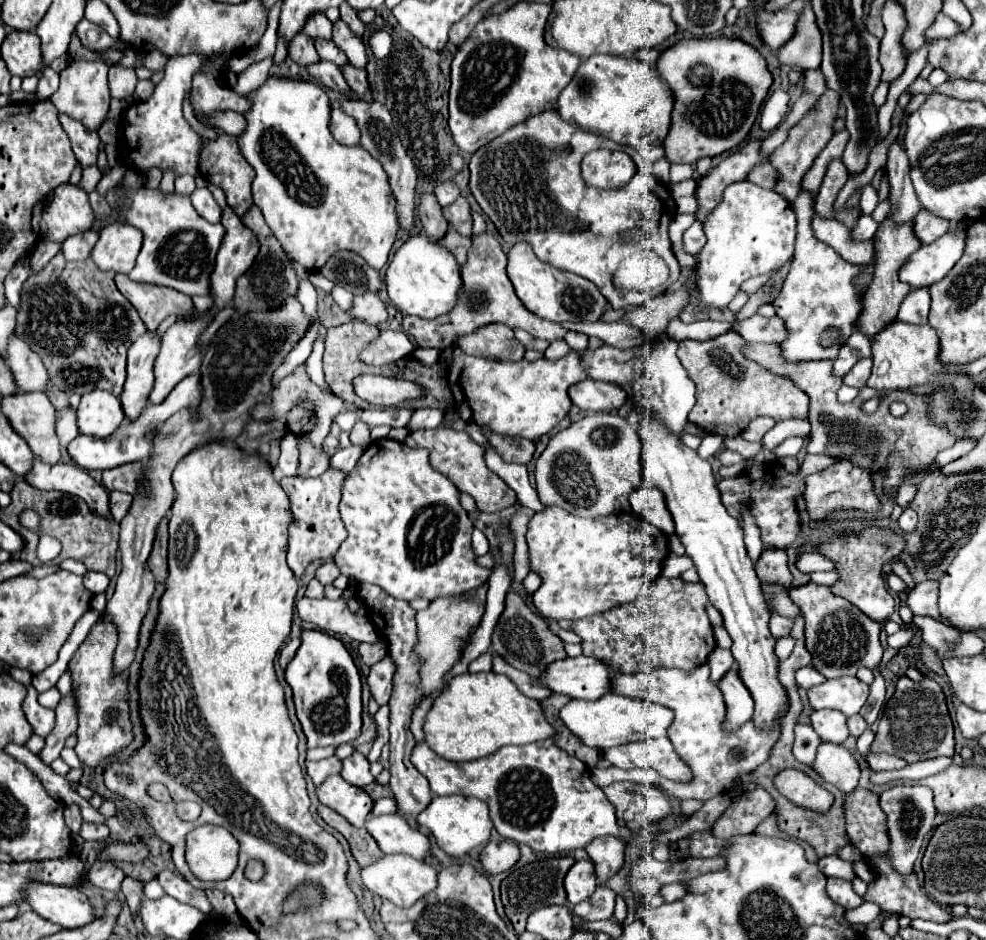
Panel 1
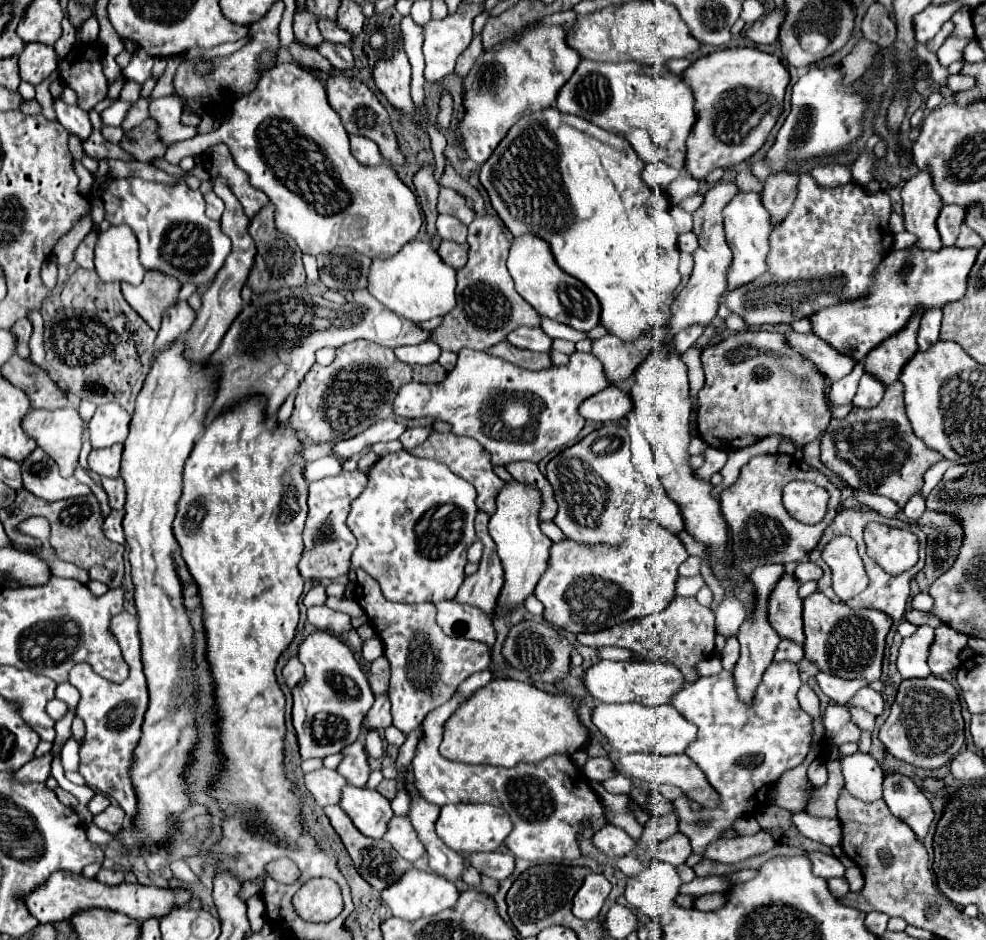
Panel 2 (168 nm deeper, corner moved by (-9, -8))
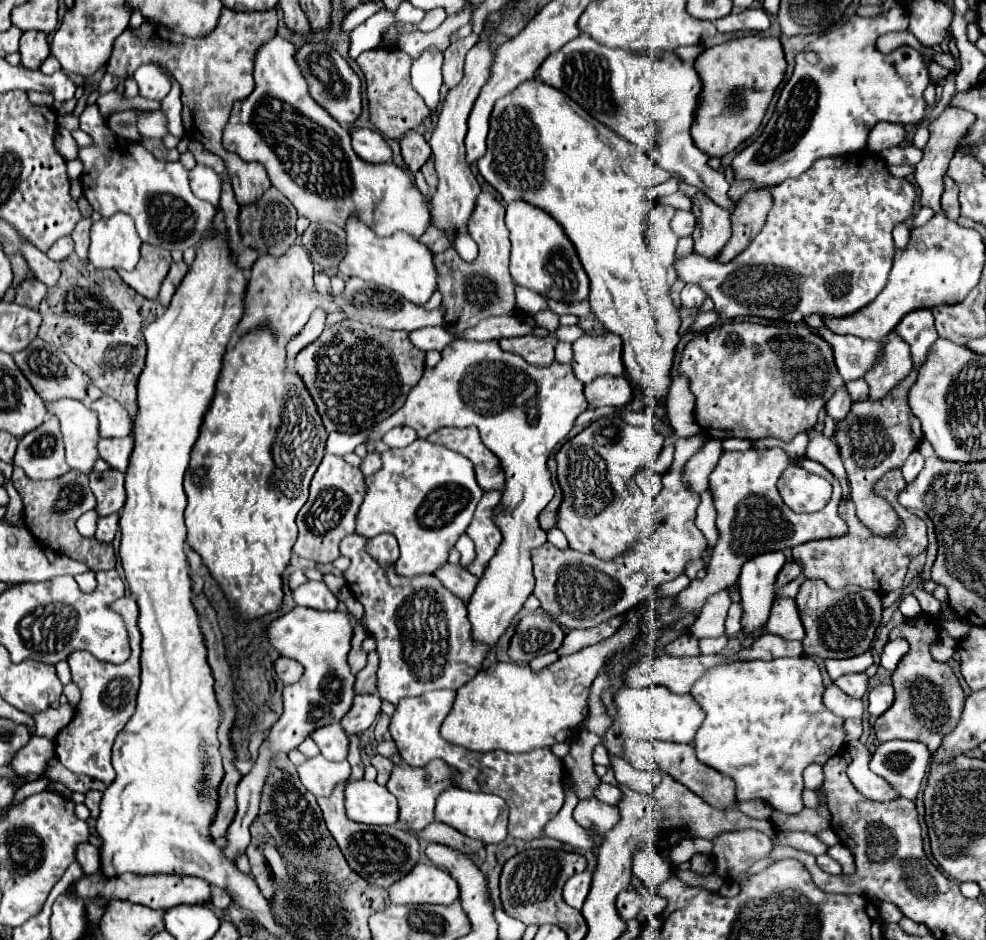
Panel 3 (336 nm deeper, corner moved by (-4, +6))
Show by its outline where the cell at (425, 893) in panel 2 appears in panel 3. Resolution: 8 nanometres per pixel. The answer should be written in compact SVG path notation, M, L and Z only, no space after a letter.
M418 863L406 877L394 883L388 893L390 901L396 905L450 905L458 899L458 883L450 877L448 871L434 865Z

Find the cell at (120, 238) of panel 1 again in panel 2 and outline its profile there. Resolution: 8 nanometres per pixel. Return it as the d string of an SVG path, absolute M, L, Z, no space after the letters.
M127 225L109 227L95 245L95 269L103 281L127 281L139 285L143 267L139 263L139 243Z

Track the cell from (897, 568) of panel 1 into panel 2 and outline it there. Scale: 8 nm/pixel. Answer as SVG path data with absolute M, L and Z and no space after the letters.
M917 593L911 601L911 609L917 609L917 611L929 611L931 605L933 605L933 599L929 593Z

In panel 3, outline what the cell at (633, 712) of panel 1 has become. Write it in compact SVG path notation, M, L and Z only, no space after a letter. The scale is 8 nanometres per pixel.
M652 685L646 689L624 687L616 693L614 703L618 709L618 717L624 719L624 733L646 741L660 739L674 743L692 743L706 717L704 709L694 701L692 695L676 695L662 685Z

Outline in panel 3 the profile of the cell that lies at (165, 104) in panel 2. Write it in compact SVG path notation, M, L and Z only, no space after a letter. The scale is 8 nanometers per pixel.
M156 65L138 67L134 79L138 83L140 95L146 99L164 99L172 87L169 77Z

